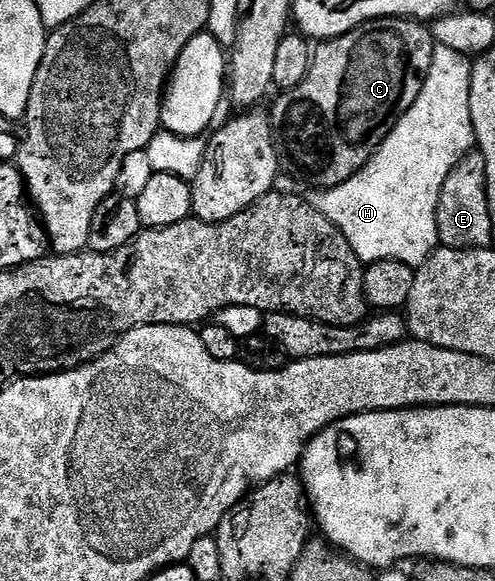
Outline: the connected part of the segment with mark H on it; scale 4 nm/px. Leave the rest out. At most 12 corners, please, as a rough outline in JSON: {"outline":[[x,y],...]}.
{"outline":[[437,46],[418,100],[314,205],[367,264],[440,246],[473,153],[473,59]]}

